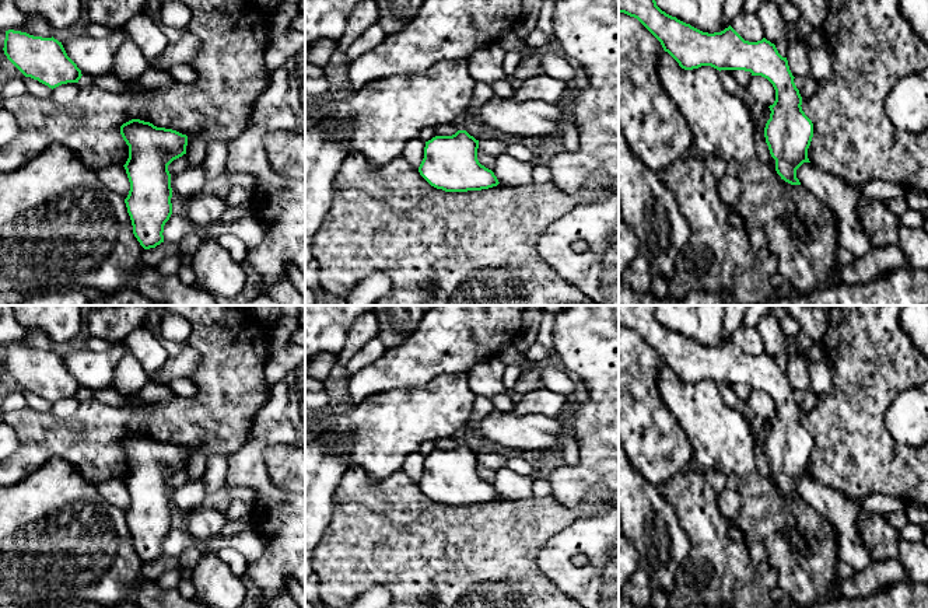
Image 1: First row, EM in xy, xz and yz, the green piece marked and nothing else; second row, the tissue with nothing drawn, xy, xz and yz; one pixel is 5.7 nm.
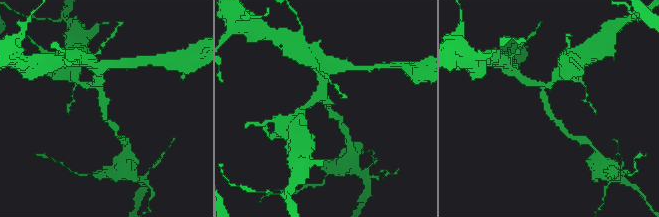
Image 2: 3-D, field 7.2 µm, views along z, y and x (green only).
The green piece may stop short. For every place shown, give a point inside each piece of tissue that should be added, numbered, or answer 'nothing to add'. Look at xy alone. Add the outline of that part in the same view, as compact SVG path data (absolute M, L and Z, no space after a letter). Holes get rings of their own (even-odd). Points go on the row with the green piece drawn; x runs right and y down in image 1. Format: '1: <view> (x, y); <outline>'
nothing to add

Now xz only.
nothing to add

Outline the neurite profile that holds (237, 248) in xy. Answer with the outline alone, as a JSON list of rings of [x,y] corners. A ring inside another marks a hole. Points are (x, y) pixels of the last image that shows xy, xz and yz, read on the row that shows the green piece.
[[[225,234],[218,238],[218,242],[228,251],[234,261],[242,262],[245,259],[248,247],[238,237]]]

